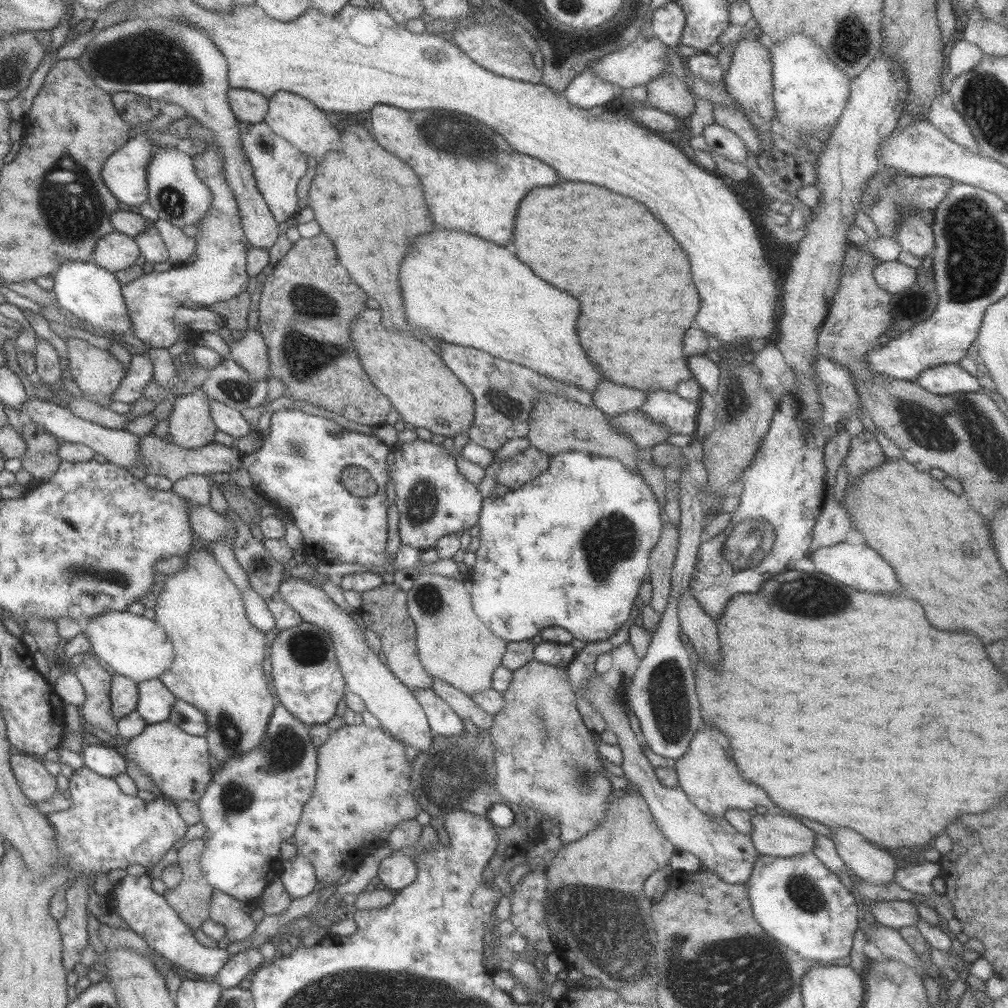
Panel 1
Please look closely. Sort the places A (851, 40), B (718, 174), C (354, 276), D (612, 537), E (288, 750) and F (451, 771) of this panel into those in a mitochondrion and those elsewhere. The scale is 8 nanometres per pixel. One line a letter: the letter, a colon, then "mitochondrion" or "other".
A: mitochondrion
B: other
C: other
D: mitochondrion
E: mitochondrion
F: mitochondrion

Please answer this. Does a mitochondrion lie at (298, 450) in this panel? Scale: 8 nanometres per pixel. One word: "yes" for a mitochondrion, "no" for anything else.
yes

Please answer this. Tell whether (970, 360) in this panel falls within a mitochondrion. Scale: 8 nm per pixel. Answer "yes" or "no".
no

